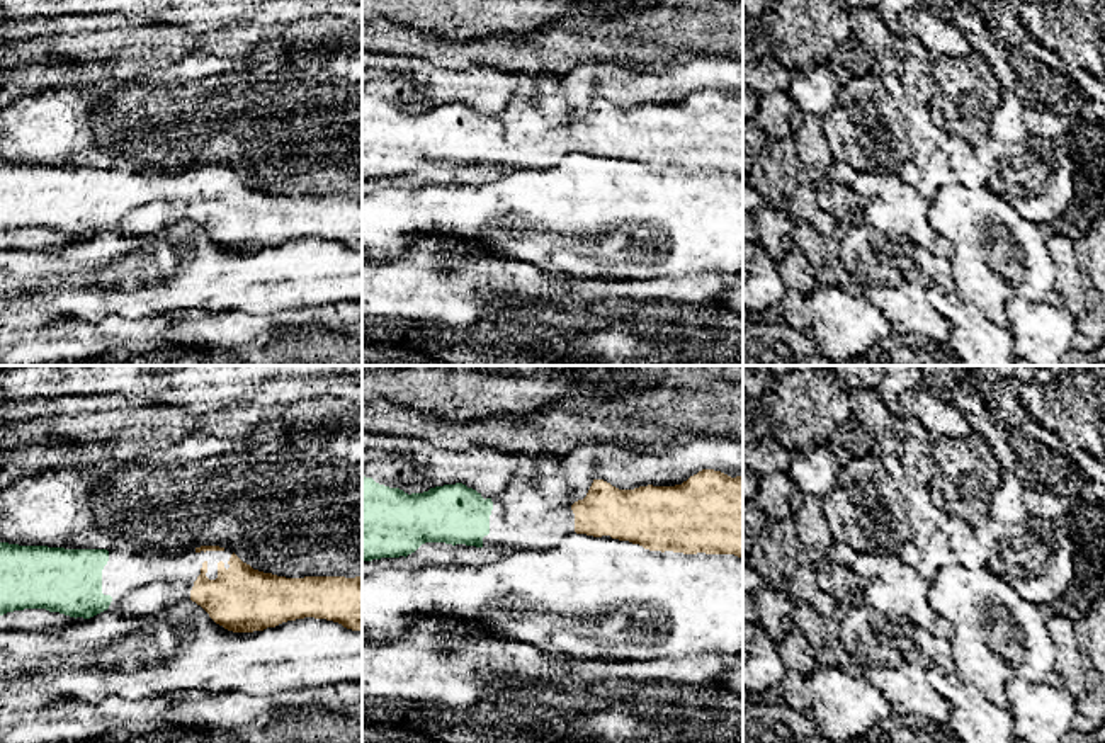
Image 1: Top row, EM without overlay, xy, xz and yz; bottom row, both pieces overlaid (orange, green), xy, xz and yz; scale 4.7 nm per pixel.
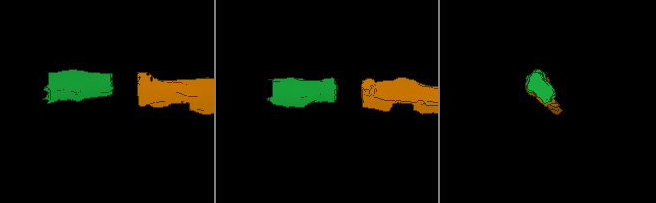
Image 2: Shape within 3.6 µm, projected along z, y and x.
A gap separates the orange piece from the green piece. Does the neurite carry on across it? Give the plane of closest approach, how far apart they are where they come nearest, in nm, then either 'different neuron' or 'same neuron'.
xy | 380 nm | same neuron

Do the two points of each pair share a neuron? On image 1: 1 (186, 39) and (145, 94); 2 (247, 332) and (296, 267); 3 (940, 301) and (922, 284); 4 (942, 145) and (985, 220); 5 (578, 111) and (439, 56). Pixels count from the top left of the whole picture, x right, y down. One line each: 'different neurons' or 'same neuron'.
1: different neurons
2: different neurons
3: different neurons
4: same neuron
5: different neurons

